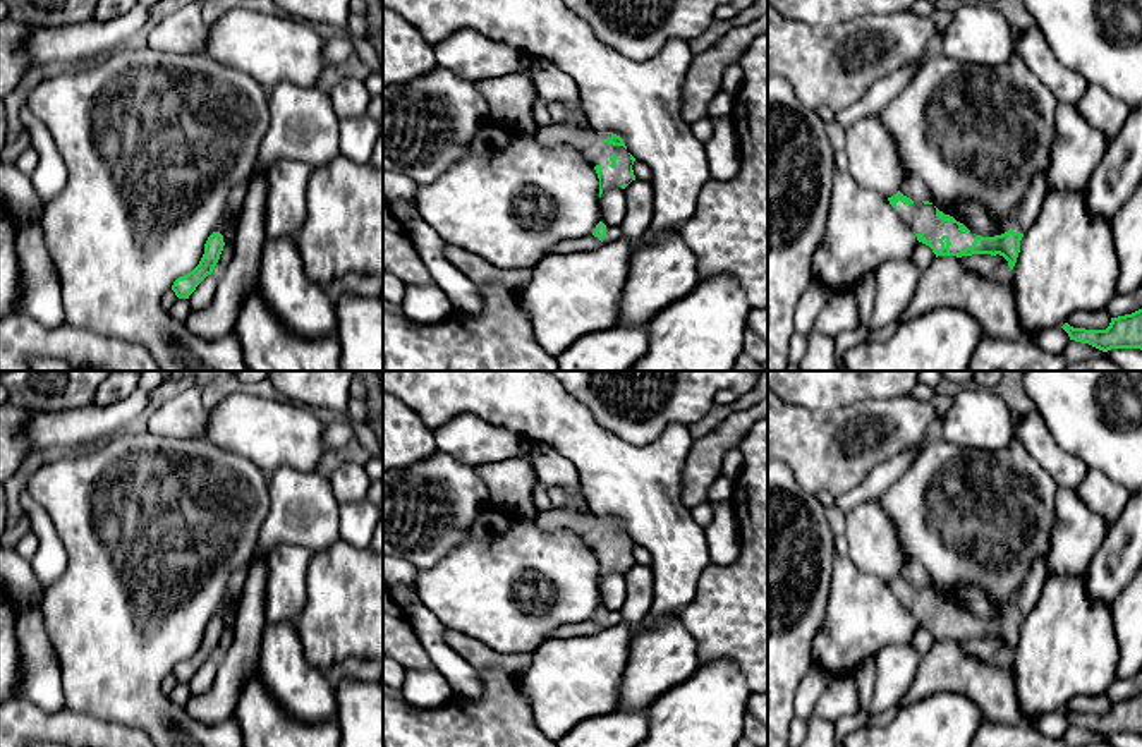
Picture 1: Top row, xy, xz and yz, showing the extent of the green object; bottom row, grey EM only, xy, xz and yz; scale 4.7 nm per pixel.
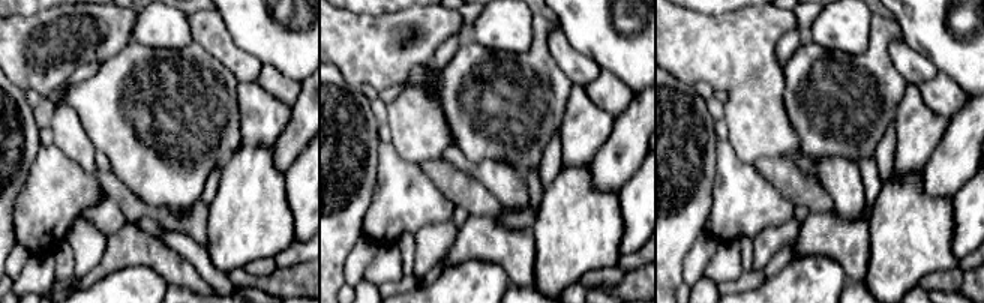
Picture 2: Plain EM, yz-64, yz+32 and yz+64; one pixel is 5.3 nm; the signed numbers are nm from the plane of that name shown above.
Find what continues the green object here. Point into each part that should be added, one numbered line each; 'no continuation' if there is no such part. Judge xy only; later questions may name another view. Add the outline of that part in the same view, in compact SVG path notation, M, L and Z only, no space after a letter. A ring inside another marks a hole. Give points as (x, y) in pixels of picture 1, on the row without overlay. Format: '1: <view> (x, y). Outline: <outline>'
no continuation

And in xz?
1: xz (584, 526). Outline: M565 508L538 512L536 524L543 531L568 529L584 539L594 551L601 551L601 574L620 572L632 565L630 539L623 531L613 531L606 524L611 519L599 519L594 513L580 515Z

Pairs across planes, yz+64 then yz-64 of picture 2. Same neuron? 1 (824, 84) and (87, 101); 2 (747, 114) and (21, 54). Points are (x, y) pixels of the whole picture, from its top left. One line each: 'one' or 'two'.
1: one
2: one

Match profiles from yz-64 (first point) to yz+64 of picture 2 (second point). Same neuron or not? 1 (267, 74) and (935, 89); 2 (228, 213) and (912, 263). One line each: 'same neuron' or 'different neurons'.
1: same neuron
2: same neuron

